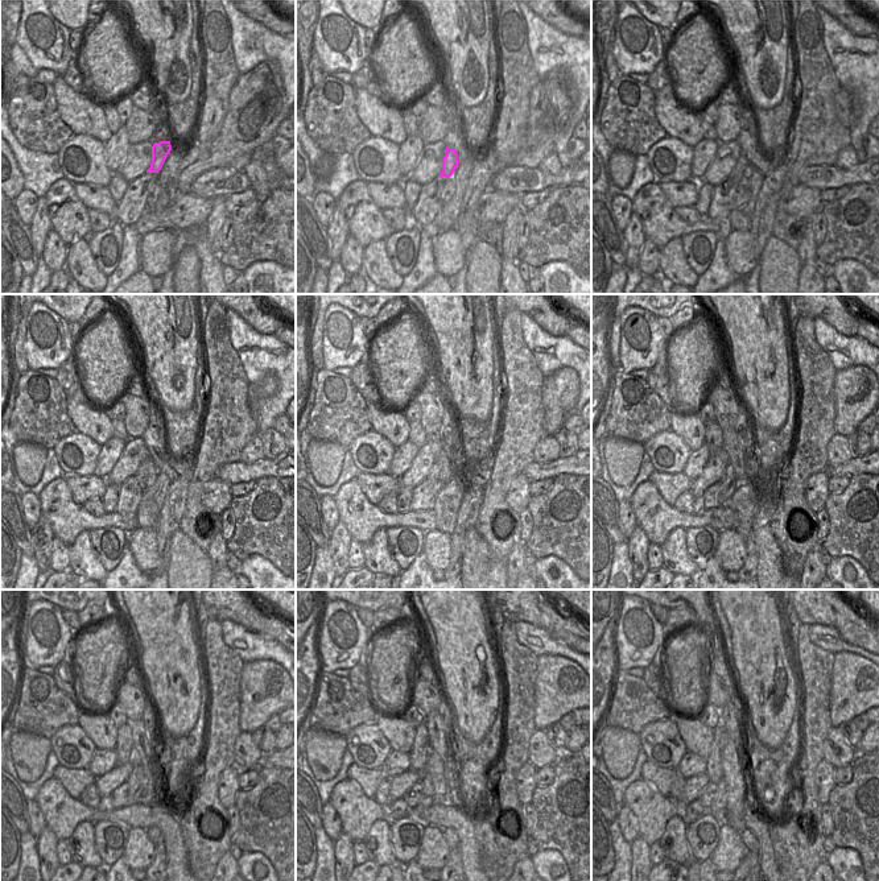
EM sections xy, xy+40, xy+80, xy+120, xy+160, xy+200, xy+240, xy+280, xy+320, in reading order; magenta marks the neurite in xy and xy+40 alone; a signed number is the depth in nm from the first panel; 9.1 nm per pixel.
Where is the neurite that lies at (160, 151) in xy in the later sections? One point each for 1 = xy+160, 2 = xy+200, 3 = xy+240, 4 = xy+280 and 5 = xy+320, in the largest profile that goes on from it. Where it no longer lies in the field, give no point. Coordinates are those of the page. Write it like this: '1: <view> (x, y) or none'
1: xy+160 (434, 476)
2: xy+200 (729, 483)
3: xy+240 (135, 781)
4: xy+280 (426, 798)
5: xy+320 (718, 807)

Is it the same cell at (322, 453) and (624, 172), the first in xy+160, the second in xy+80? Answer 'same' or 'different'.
same

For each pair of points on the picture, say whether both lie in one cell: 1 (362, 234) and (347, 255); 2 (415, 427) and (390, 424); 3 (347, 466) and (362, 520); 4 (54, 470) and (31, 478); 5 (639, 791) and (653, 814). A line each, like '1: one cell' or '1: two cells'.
1: two cells
2: two cells
3: two cells
4: two cells
5: one cell

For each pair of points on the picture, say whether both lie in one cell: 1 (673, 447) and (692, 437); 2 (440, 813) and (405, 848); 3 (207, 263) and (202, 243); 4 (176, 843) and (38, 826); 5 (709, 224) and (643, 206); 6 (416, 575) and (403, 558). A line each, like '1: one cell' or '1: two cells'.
1: two cells
2: two cells
3: one cell
4: two cells
5: one cell
6: two cells

